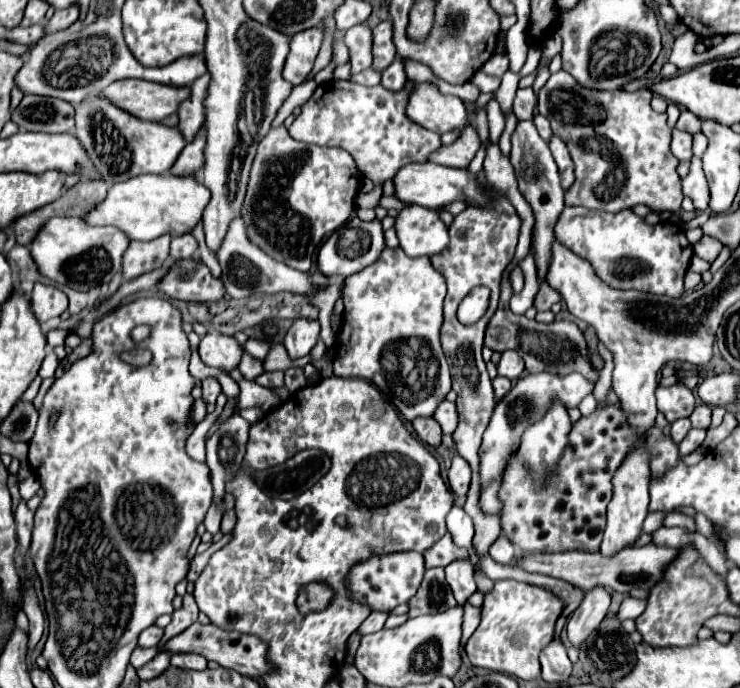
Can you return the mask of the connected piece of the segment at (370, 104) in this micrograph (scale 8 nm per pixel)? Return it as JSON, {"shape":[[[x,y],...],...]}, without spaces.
{"shape":[[[329,81],[319,85],[311,99],[301,107],[301,113],[289,127],[289,135],[303,143],[333,145],[351,153],[365,177],[375,181],[375,191],[358,194],[357,208],[374,209],[382,196],[385,179],[393,179],[397,169],[407,163],[427,163],[429,153],[441,147],[441,137],[405,115],[405,105],[411,85],[407,83],[399,93],[377,87],[363,87],[353,81]]]}

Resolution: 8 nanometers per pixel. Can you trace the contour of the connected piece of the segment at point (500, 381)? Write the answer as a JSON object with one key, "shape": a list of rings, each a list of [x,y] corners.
{"shape":[[[495,377],[495,379],[493,379],[495,397],[497,397],[497,399],[501,399],[501,397],[511,389],[511,385],[513,385],[513,381],[509,381],[509,379],[505,379],[505,377]]]}

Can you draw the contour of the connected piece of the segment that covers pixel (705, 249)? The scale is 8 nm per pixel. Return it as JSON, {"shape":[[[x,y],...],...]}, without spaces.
{"shape":[[[705,235],[699,243],[695,243],[695,245],[693,245],[695,255],[697,255],[697,257],[701,257],[701,259],[705,259],[707,263],[713,263],[713,261],[717,259],[717,255],[721,253],[721,249],[723,249],[723,245],[721,245],[717,239],[707,237],[707,235]]]}

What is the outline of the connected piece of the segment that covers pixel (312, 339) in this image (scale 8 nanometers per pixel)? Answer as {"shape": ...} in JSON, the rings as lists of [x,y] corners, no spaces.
{"shape":[[[303,317],[293,321],[293,325],[289,327],[285,341],[283,341],[289,357],[299,359],[299,357],[309,355],[313,345],[319,341],[319,331],[321,331],[319,321],[309,321]]]}

